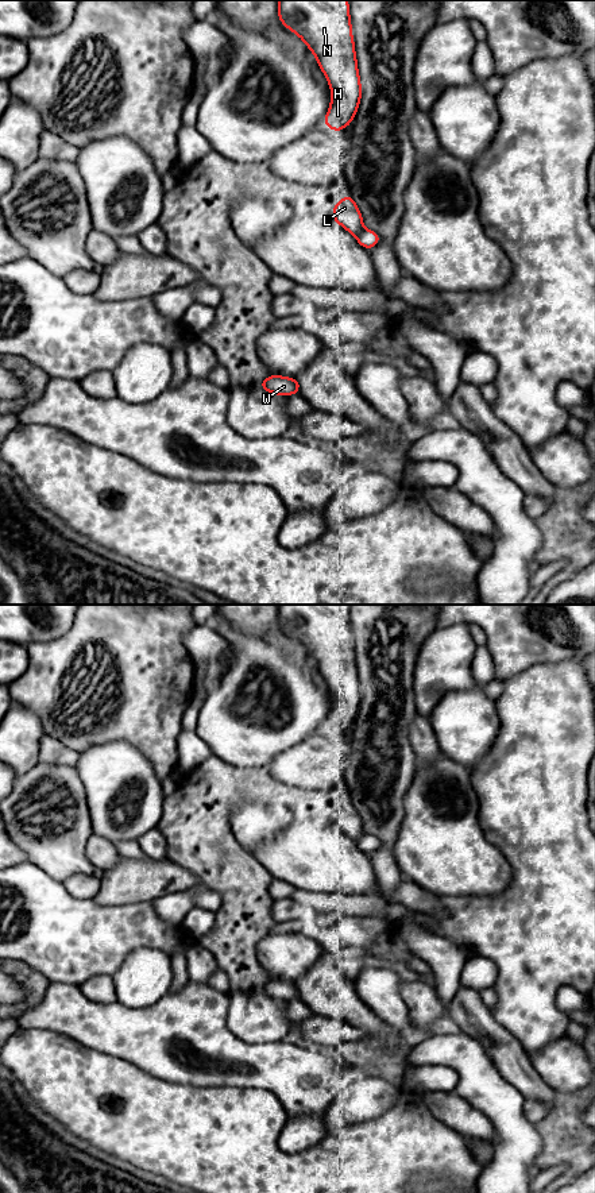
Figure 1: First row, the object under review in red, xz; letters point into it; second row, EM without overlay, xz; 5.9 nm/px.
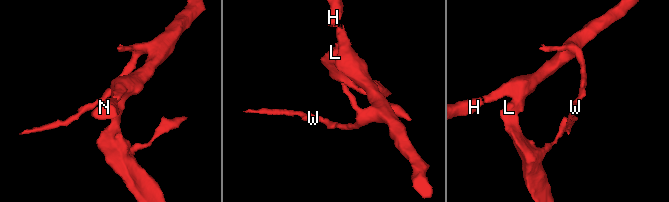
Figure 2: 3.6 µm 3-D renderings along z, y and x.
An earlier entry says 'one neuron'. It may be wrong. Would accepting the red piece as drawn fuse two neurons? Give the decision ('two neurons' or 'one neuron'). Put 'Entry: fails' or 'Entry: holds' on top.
Entry: fails
two neurons

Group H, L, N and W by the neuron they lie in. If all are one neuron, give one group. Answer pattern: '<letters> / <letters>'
H N W / L

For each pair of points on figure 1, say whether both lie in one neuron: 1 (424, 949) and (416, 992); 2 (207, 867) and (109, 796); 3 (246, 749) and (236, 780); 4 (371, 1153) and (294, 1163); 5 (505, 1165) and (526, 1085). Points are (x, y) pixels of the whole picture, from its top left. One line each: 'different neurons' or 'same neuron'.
1: different neurons
2: different neurons
3: different neurons
4: same neuron
5: different neurons

